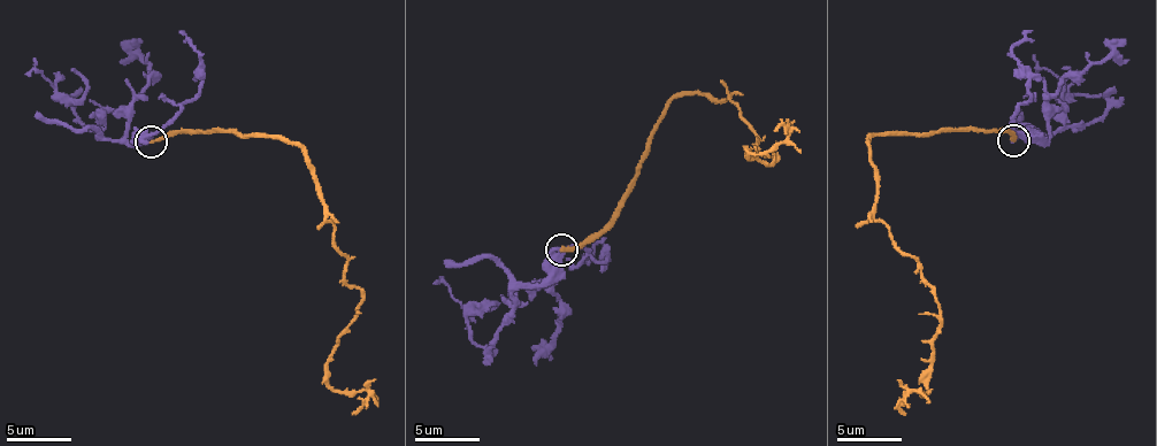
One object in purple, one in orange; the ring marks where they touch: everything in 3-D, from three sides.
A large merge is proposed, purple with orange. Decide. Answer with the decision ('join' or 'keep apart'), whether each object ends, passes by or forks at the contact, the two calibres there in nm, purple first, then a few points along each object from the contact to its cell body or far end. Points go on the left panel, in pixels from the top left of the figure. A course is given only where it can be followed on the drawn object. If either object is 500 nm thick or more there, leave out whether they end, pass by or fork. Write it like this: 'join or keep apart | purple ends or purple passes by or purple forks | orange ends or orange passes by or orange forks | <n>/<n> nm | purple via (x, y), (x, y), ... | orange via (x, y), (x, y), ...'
join | purple ends | orange ends | 240/240 nm | purple via (151, 141), (146, 138), (132, 144), (125, 137), (125, 121), (114, 112), (69, 99), (36, 67), (32, 58) | orange via (151, 141), (265, 135), (298, 147), (360, 291), (328, 361), (335, 391), (368, 394), (353, 414)

